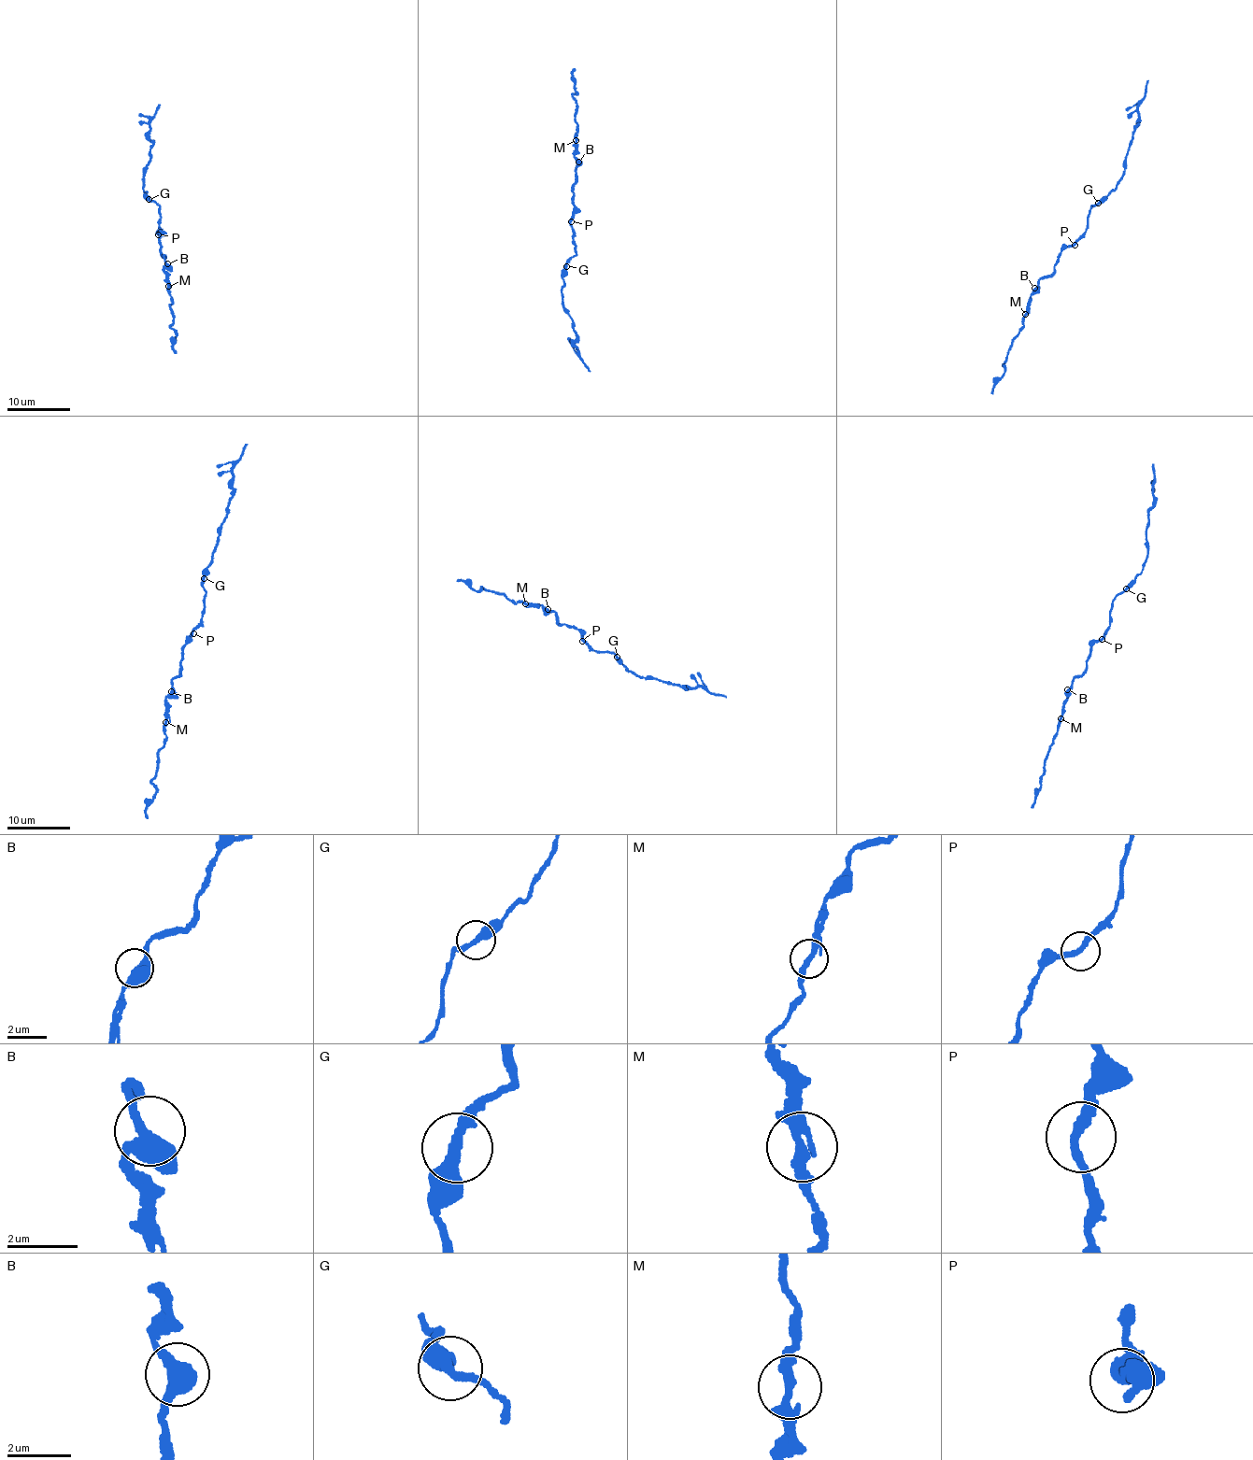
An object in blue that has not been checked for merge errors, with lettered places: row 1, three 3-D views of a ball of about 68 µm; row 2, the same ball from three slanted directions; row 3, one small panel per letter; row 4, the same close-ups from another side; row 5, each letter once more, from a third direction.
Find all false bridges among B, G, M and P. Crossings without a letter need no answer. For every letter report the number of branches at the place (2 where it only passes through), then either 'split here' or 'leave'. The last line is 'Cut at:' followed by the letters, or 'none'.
B: 3 branches meet; leave
G: 2 branches meet; leave
M: 3 branches meet; leave
P: 2 branches meet; leave
Cut at: none

